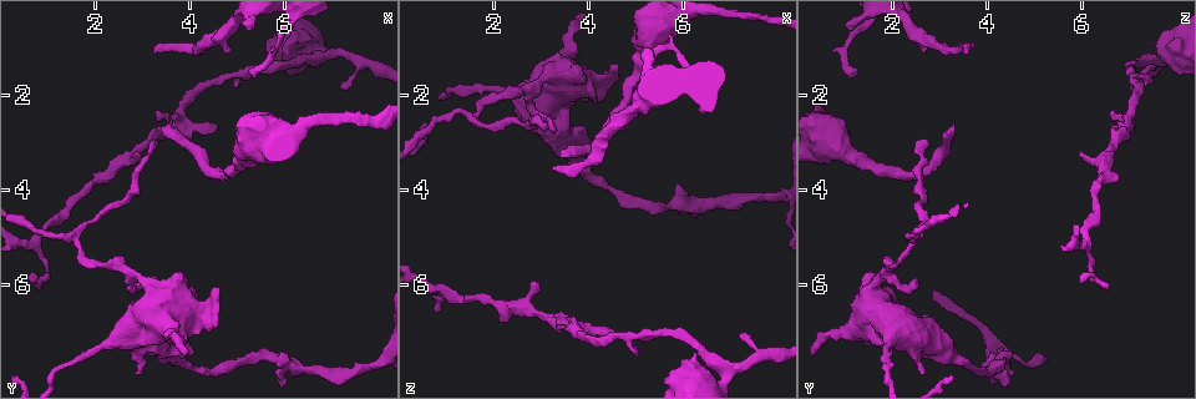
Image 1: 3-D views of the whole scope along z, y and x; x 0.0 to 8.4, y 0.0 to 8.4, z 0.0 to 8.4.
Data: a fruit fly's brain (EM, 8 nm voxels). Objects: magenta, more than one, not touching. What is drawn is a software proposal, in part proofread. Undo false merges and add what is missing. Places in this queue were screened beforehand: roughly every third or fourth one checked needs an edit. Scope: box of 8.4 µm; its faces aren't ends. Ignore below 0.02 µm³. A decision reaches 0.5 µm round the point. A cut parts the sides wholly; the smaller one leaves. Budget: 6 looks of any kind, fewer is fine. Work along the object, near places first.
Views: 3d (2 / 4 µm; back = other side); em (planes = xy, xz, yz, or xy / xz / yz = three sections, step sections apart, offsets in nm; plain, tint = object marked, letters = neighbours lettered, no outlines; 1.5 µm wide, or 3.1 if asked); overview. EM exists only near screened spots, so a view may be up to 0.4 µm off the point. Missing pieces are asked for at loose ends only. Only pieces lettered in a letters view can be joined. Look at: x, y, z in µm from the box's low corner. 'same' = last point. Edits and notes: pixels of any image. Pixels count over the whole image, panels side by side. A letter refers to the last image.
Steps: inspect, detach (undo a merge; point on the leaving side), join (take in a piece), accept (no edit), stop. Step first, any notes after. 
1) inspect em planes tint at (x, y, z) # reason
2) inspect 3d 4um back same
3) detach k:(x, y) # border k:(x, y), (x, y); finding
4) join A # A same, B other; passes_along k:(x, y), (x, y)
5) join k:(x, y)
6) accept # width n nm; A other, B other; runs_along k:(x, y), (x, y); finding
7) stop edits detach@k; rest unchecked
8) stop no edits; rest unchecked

inspect em planes letters at (3.40, 2.75, 3.30) # free end

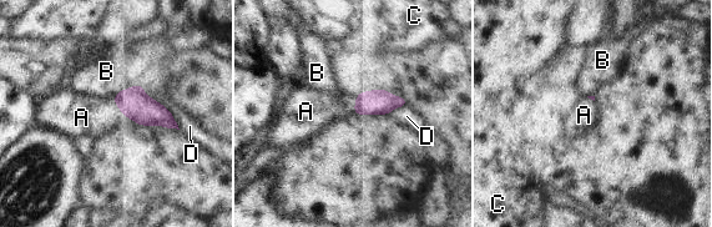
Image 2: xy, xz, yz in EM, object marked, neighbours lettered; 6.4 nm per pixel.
join A # A same, B other, C other, D other; passes_along 2:(132, 102), (117, 106), (81, 117); the neuron continues

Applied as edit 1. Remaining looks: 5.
inspect overview

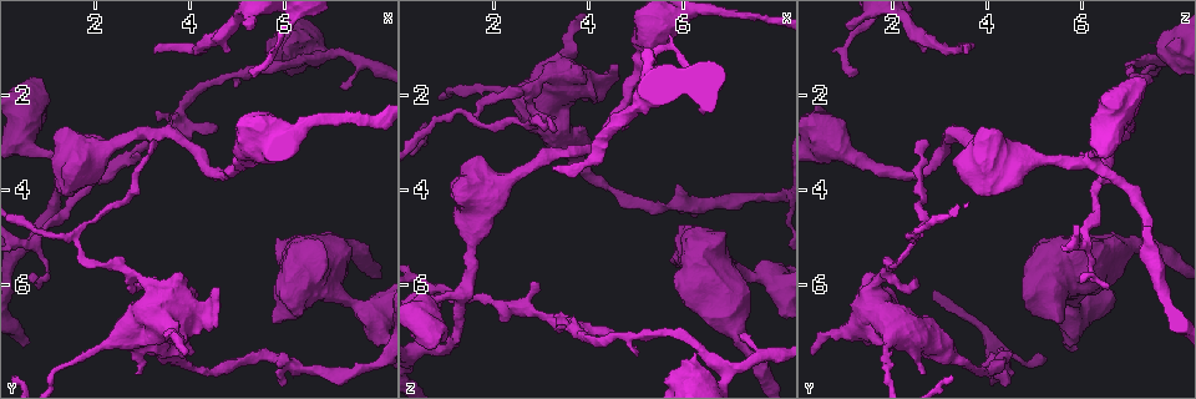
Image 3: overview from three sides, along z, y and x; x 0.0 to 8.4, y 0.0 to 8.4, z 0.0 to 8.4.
inspect 3d 4um at (0.80, 5.95, 6.55) # free end

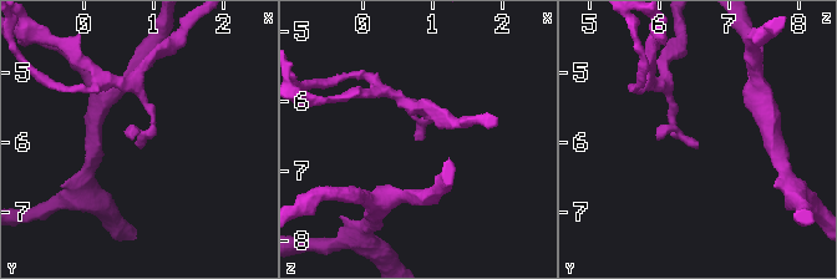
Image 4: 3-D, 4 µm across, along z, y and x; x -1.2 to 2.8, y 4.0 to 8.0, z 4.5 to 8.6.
inspect em planes letters at (0.70, 6.00, 6.50)

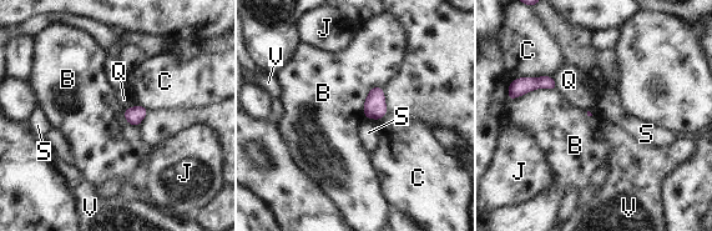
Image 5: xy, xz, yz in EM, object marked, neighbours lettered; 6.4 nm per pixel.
accept # longest_contact B 340 nm; B other, C other, J other, Q other, S other, V other; border 5:(556, 88), (534, 89), (508, 100); no lettered piece goes on from it

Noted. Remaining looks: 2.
inspect em planes plain at (7.20, 1.80, 7.10) # an open end

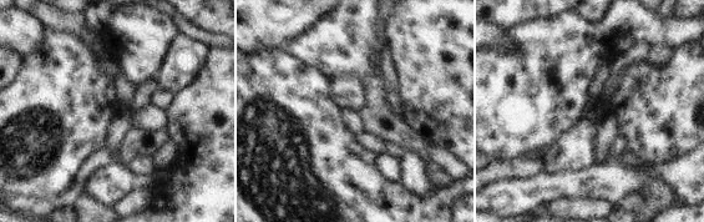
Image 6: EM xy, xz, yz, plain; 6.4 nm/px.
inspect em planes letters same

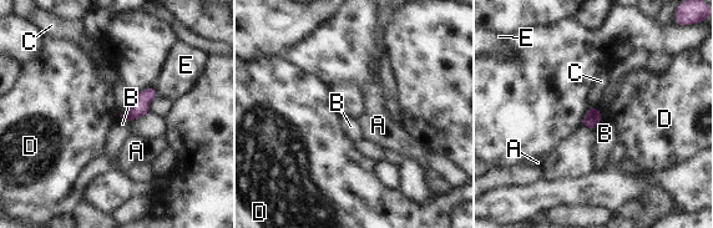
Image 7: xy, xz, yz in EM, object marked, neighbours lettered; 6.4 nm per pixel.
accept # A other, B other, C other, D other, E other; border 7:(596, 106), (602, 115), (601, 121); no lettered piece goes on from it

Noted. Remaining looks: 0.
stop edits join@2; rest unchecked

